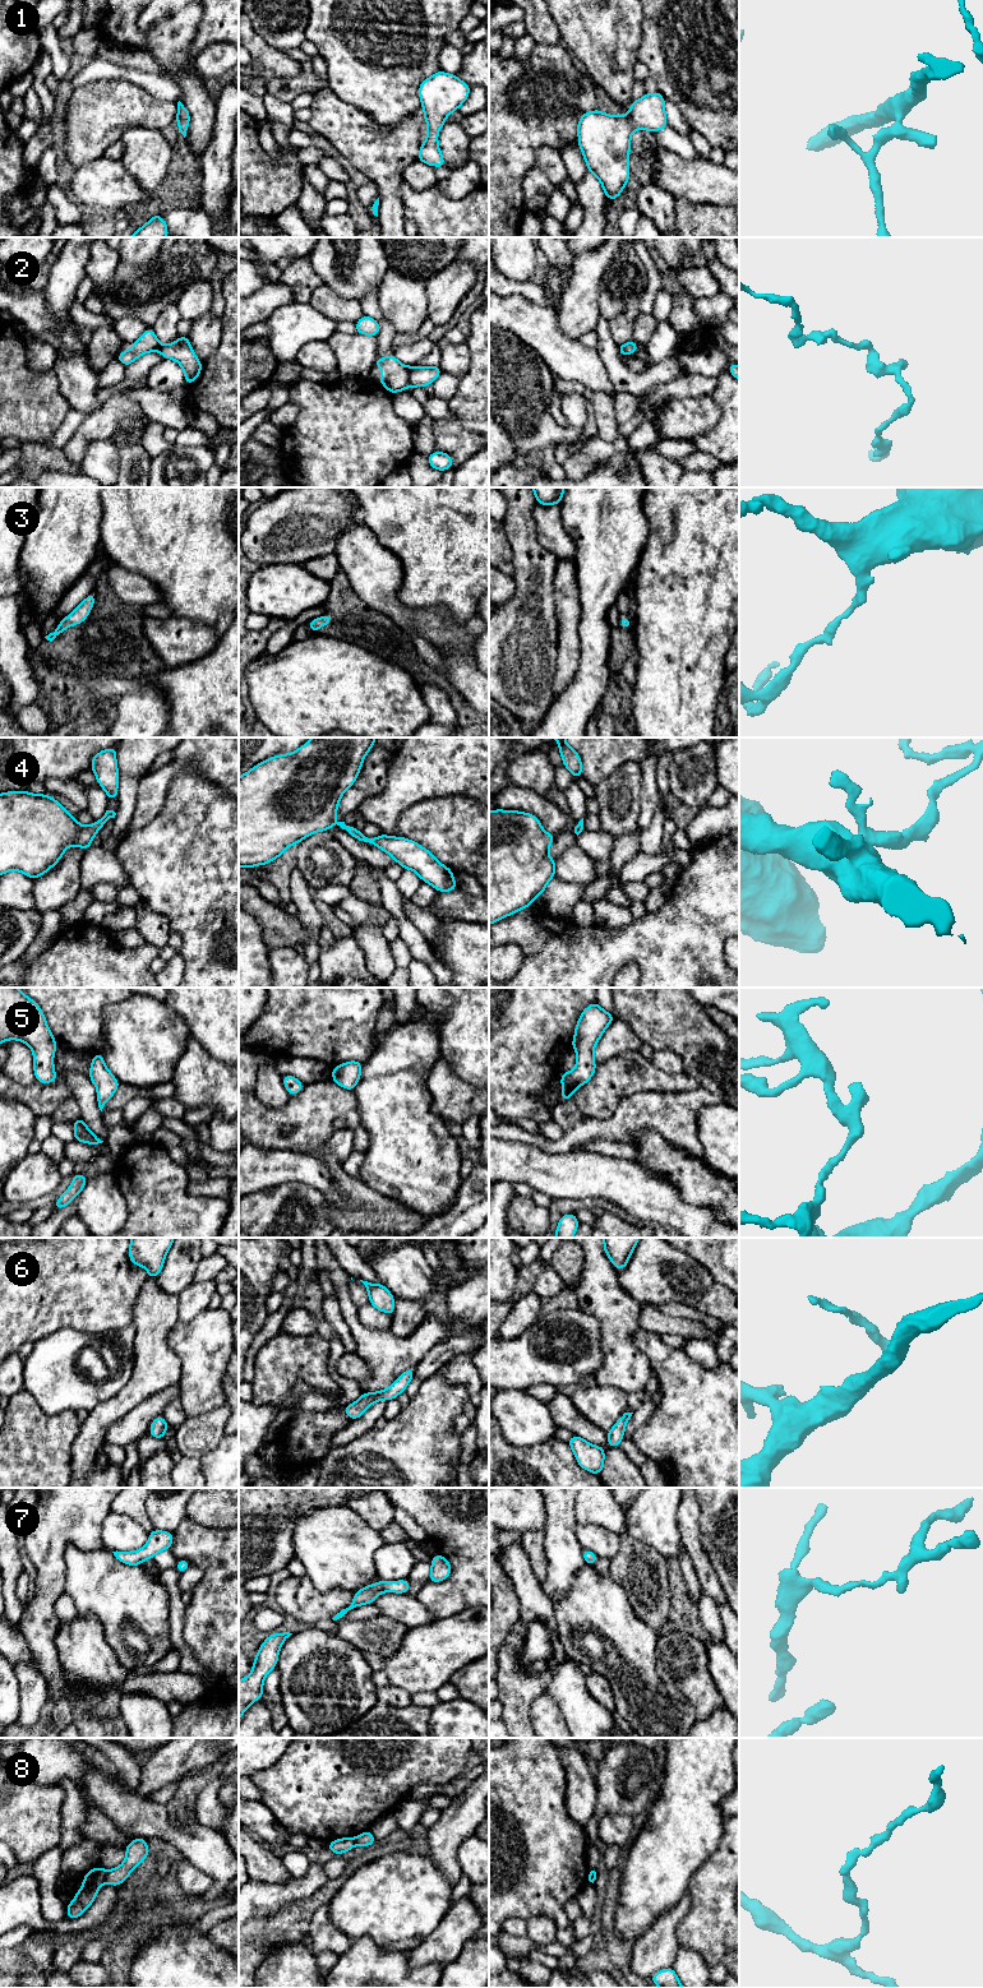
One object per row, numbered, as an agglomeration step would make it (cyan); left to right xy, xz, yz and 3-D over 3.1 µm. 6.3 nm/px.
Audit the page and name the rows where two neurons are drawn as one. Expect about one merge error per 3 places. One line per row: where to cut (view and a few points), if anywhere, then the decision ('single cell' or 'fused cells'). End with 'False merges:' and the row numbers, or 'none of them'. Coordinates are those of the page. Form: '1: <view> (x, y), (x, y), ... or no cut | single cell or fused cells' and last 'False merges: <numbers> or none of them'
1: no cut | single cell
2: xz (409, 368), (409, 383), (411, 385) | fused cells
3: no cut | single cell
4: no cut | single cell
5: no cut | single cell
6: no cut | single cell
7: no cut | single cell
8: xy (107, 1871), (105, 1881) | fused cells
False merges: 2, 8

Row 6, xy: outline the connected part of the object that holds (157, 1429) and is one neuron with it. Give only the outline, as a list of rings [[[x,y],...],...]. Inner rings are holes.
[[[156,1416],[149,1427],[149,1434],[154,1438],[163,1439],[166,1430],[169,1428],[167,1421],[163,1416]]]

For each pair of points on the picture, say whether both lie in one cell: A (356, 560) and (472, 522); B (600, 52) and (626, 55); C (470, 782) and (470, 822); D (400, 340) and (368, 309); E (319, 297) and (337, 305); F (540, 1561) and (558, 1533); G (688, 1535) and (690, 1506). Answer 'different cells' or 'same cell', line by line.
A: different cells
B: same cell
C: different cells
D: different cells
E: same cell
F: different cells
G: same cell

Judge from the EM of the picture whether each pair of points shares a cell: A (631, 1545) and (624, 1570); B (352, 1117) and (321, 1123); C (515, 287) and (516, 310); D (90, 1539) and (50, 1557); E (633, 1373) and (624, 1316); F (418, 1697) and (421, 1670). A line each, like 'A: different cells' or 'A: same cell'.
A: same cell
B: same cell
C: different cells
D: same cell
E: same cell
F: different cells

